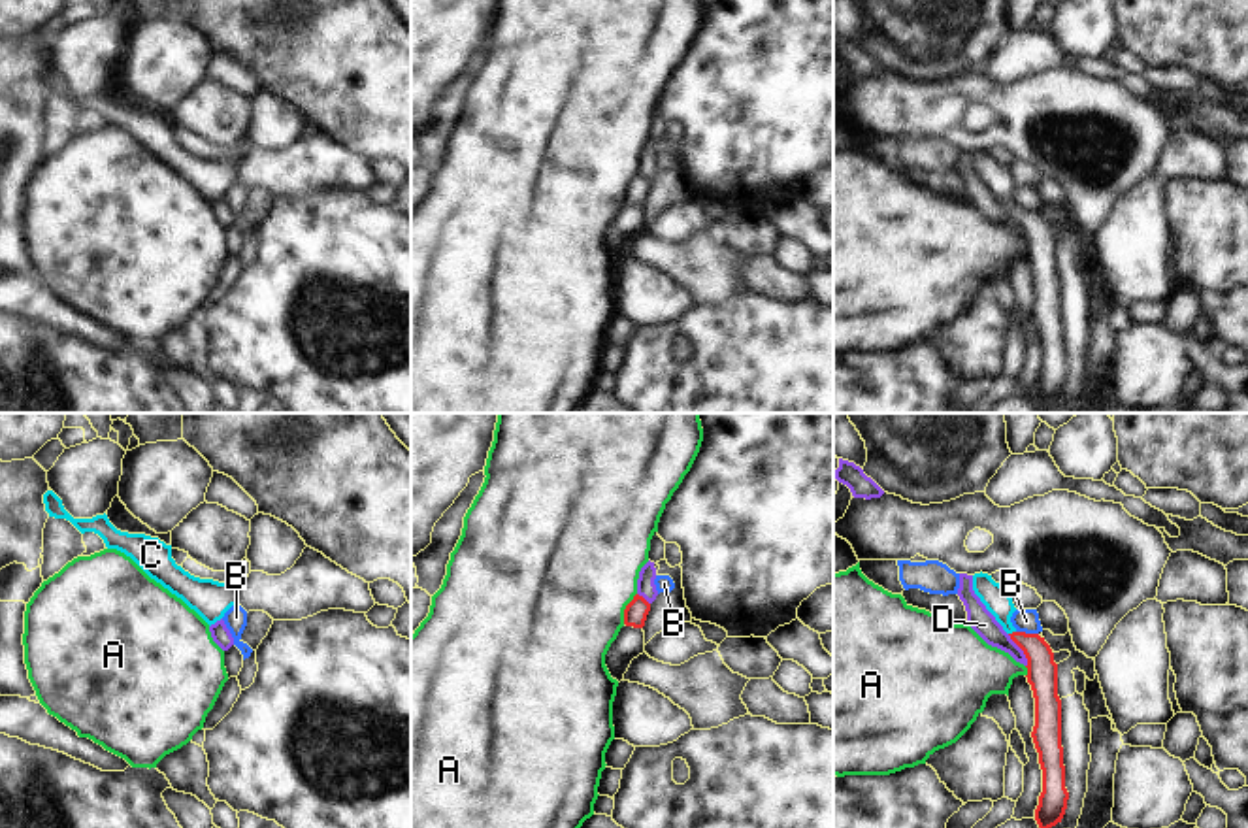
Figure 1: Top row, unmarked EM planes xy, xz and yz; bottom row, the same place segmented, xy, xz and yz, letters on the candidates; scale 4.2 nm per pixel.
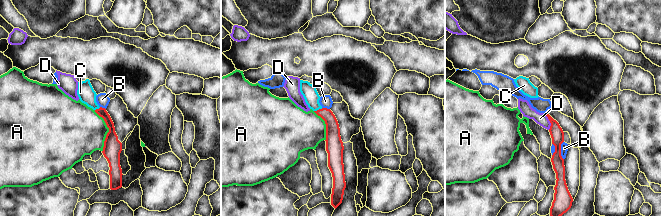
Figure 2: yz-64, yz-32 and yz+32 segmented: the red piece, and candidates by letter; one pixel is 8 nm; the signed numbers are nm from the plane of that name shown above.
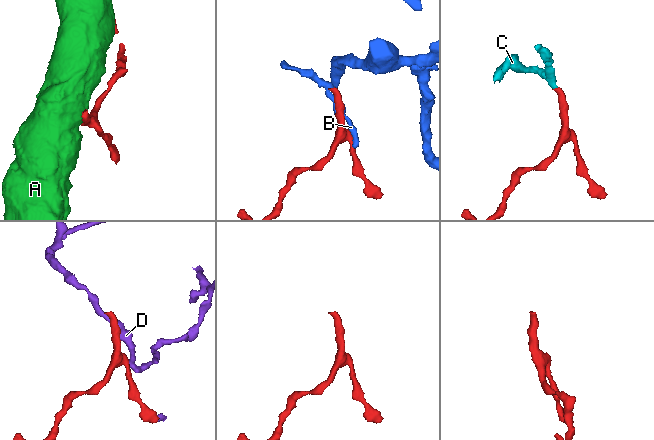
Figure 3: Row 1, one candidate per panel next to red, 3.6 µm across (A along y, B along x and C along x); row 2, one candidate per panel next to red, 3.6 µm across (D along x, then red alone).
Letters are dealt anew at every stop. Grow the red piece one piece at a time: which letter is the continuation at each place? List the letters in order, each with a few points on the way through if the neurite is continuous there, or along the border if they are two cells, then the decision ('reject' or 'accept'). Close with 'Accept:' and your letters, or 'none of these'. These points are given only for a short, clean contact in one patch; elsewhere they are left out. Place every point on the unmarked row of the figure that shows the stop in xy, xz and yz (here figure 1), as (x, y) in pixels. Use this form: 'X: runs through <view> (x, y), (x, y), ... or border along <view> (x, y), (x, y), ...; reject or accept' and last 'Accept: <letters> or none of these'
A: border along xz (636, 170), (624, 187), (623, 200); reject
B: reject
C: runs through yz (1041, 246), (1041, 236), (1013, 210), (1003, 197), (998, 178); accept
D: border along yz (1007, 212), (1022, 229), (1026, 244); reject
Accept: C

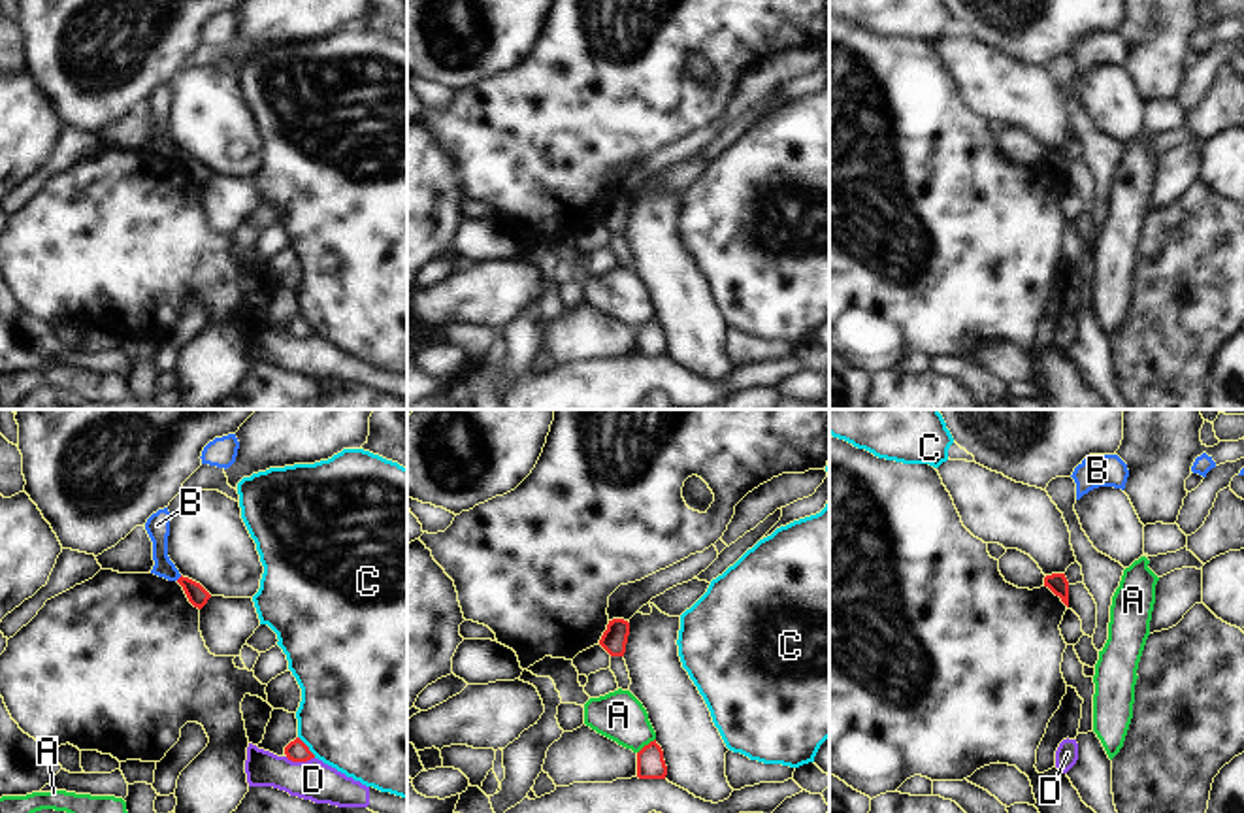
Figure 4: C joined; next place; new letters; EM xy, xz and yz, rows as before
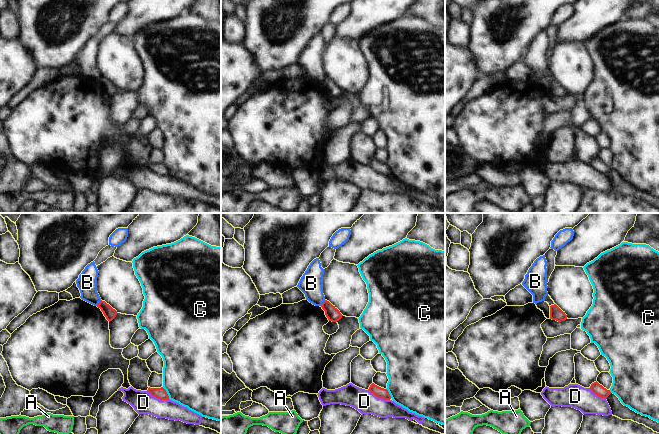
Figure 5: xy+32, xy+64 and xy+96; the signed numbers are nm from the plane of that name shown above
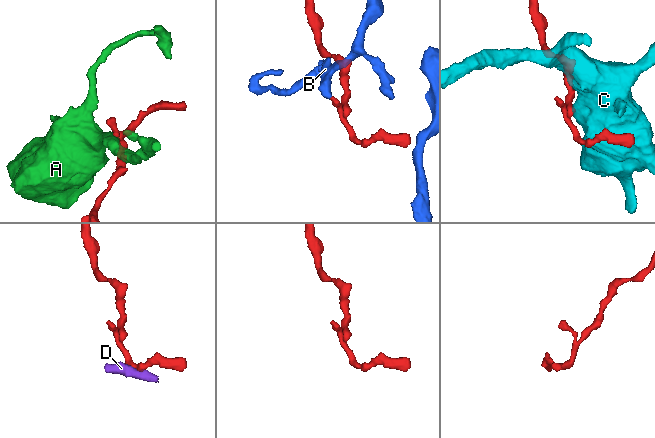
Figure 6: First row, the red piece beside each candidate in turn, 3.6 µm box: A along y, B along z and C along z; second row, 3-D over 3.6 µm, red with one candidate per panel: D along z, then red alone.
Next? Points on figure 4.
A: reject
B: border along xy (181, 153), (176, 157); reject
C: reject
D: border along xy (285, 334), (293, 338), (313, 336); reject
Accept: none of these

